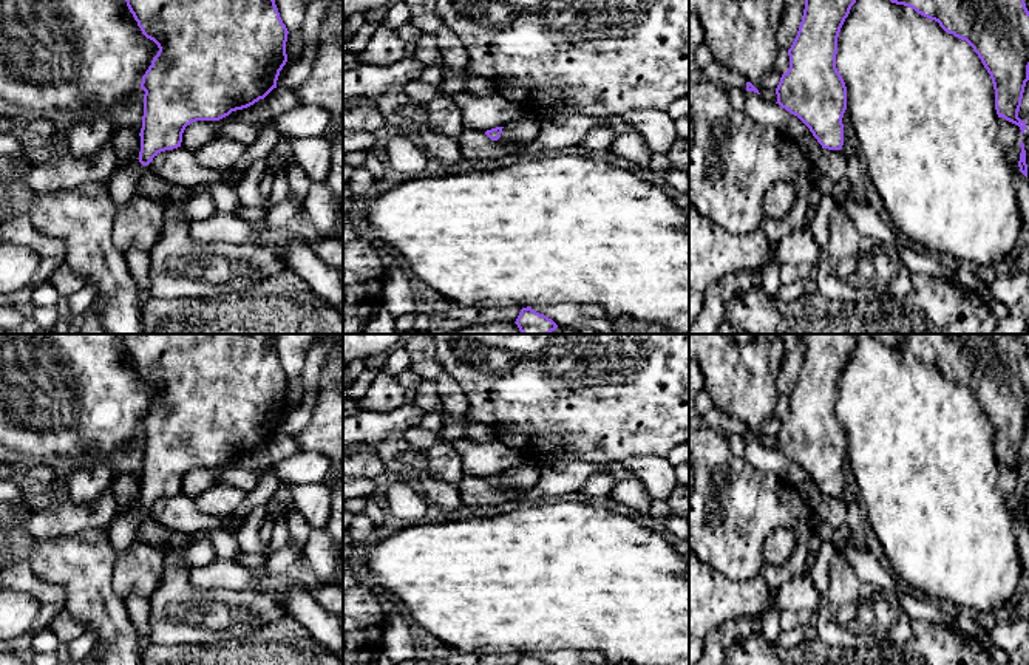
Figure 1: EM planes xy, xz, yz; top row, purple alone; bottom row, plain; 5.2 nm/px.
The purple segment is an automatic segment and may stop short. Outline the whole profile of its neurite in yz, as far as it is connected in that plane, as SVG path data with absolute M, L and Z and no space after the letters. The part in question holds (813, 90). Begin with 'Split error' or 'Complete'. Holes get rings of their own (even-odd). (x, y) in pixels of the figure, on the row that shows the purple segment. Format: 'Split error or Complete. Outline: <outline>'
Complete. Outline: M805 0L790 68L776 88L782 108L797 116L822 148L844 145L847 87L836 68L837 37L856 0Z

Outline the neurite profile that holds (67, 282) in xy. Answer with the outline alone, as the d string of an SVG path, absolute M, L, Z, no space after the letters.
M63 261L48 280L60 297L70 297L83 286L82 277Z

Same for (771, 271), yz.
M771 243L769 246L769 257L763 266L763 286L762 289L768 295L776 295L777 291L780 289L780 264L776 260L776 243Z

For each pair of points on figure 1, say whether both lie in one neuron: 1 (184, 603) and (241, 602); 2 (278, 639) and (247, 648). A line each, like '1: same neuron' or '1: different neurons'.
1: same neuron
2: same neuron

